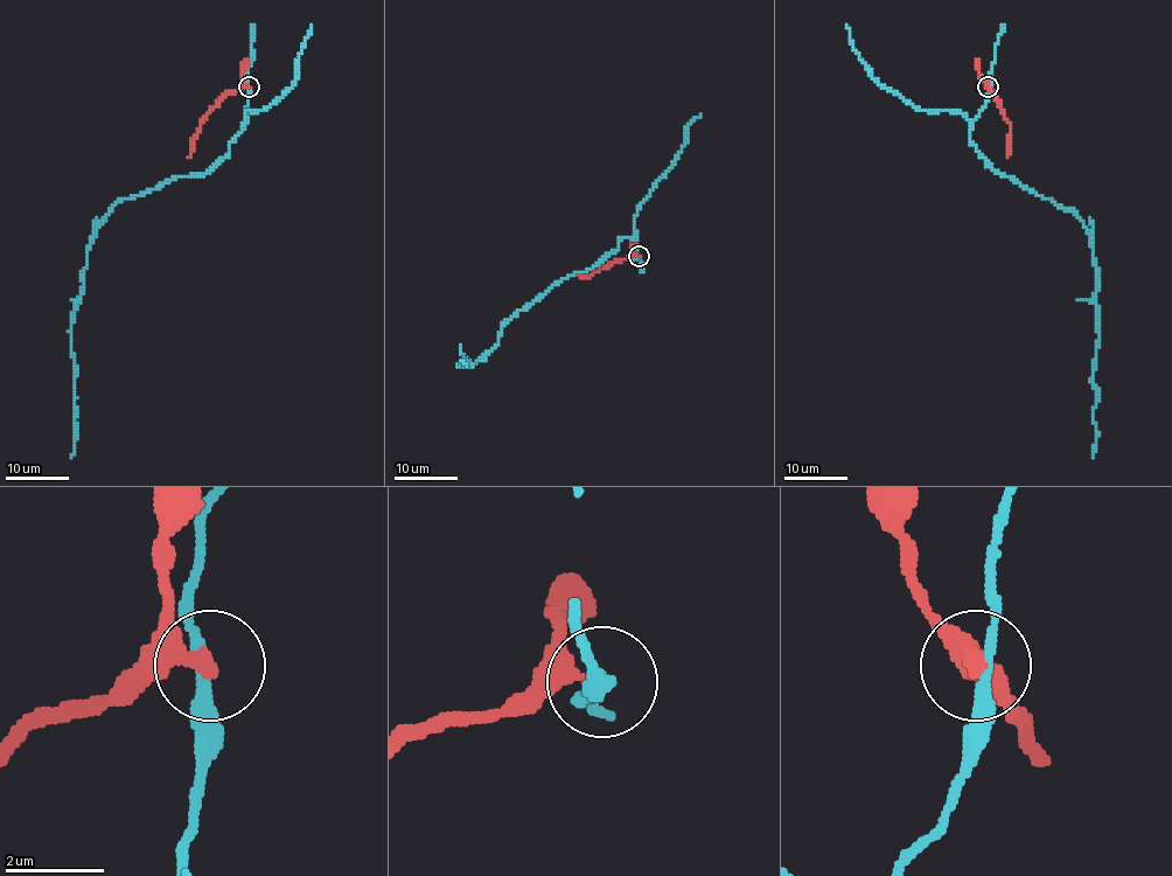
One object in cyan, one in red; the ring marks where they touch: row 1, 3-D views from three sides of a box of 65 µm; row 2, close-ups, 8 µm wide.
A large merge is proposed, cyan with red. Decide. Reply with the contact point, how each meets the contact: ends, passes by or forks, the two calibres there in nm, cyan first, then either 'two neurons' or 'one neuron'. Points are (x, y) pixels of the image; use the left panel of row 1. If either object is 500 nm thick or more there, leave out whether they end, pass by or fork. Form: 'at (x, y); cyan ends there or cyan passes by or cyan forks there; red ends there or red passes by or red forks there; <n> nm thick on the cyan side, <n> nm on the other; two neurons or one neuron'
at (249, 87); cyan passes by; red ends there; 240 nm thick on the cyan side, 360 nm on the other; two neurons

